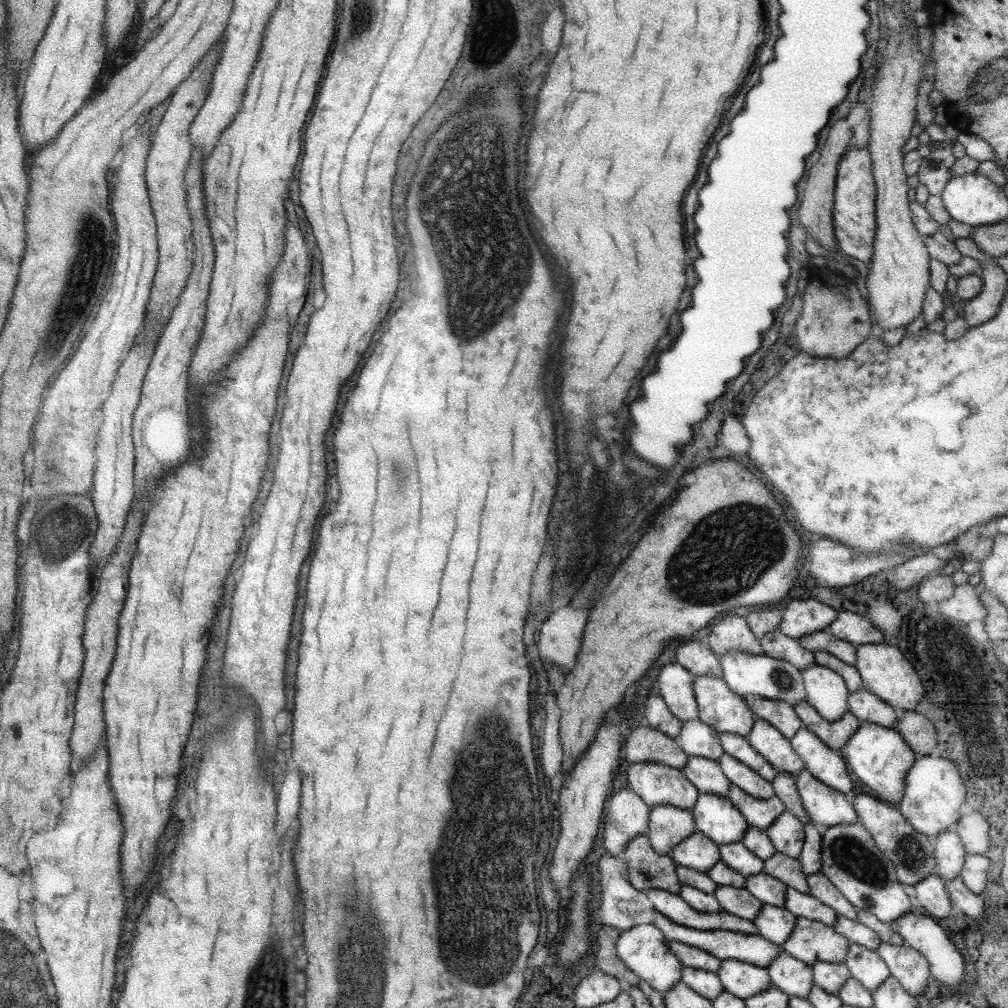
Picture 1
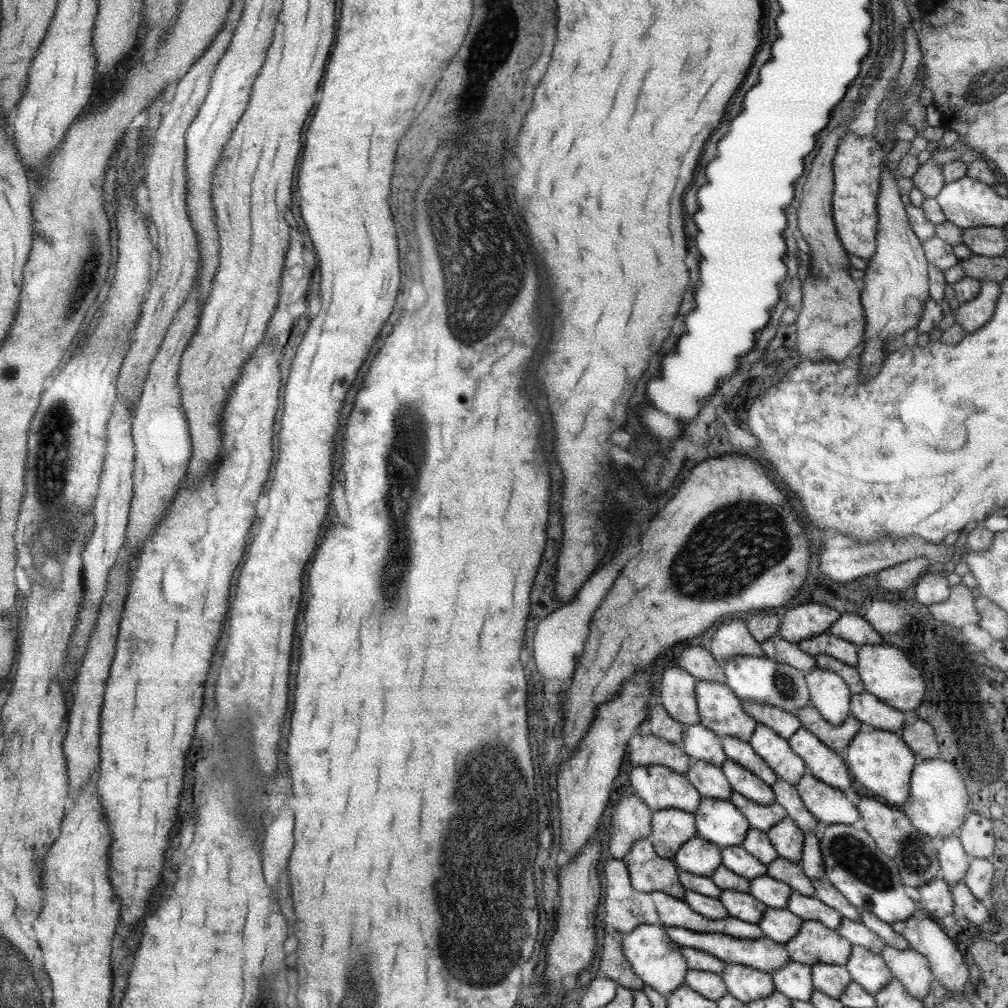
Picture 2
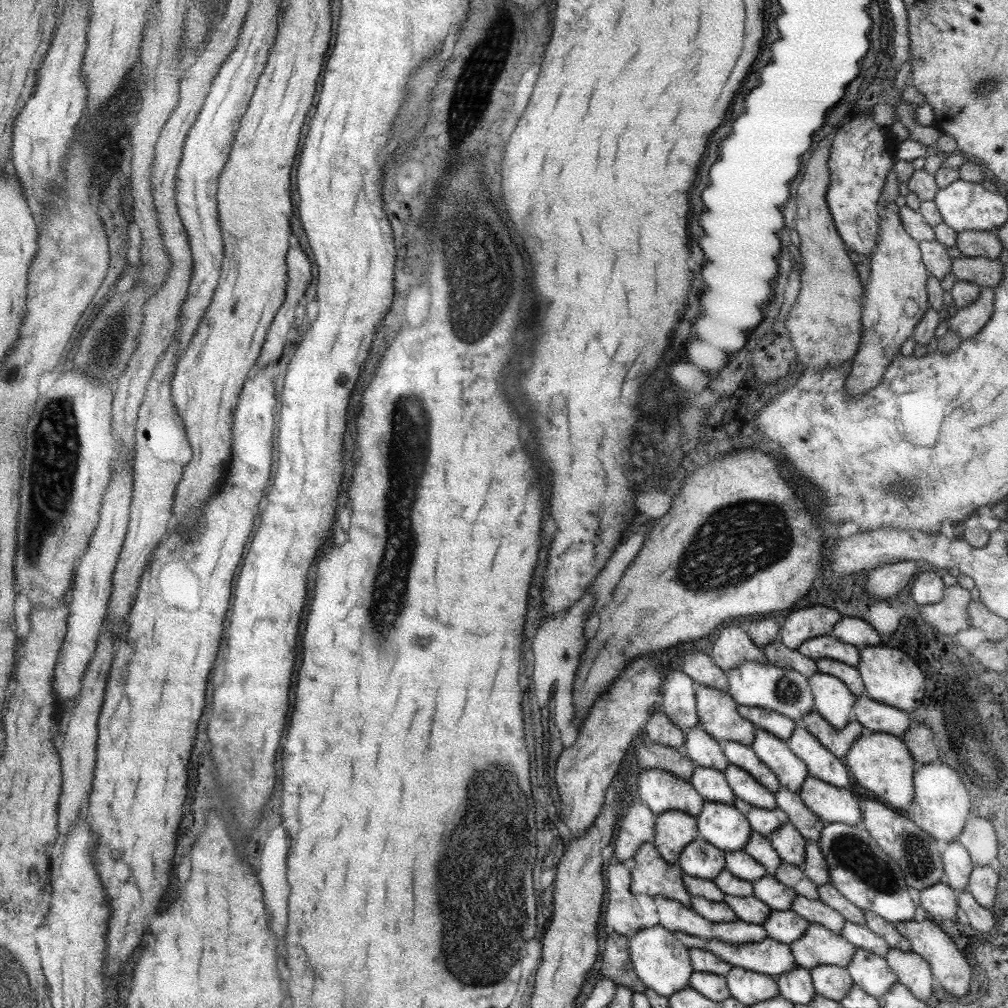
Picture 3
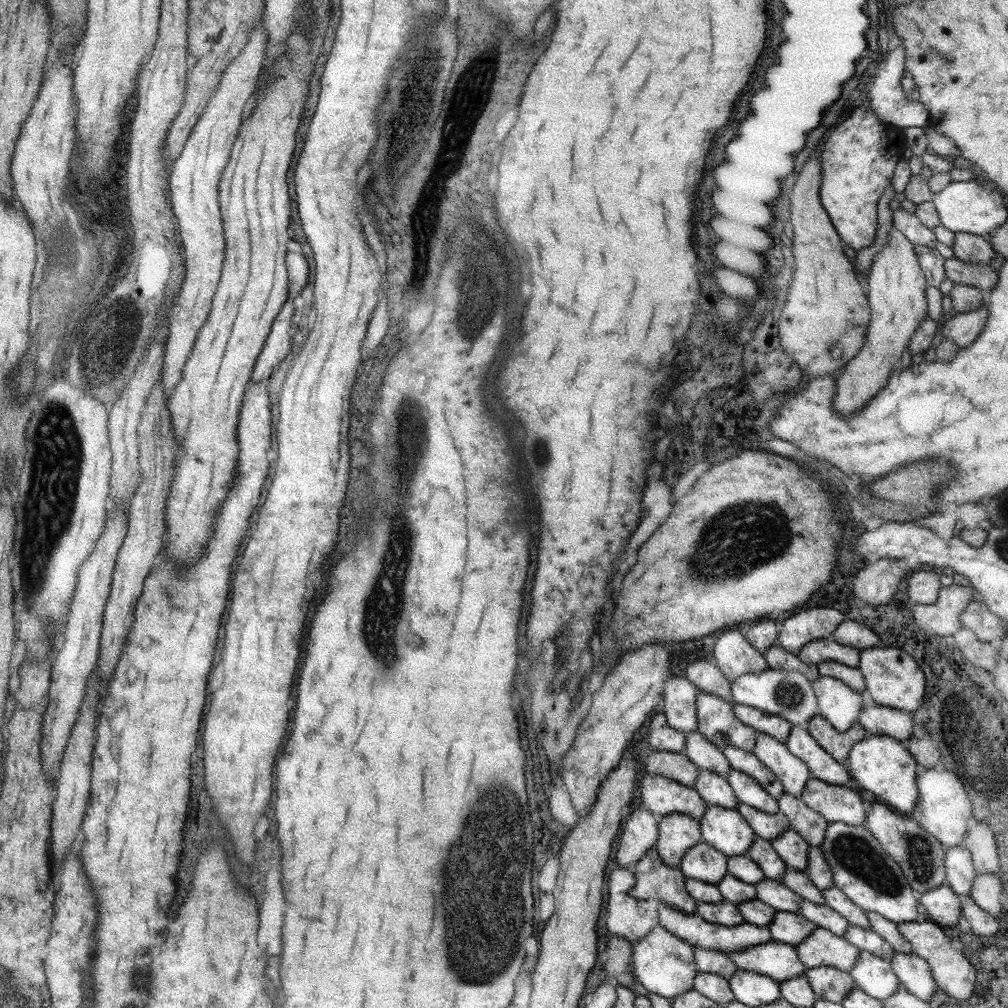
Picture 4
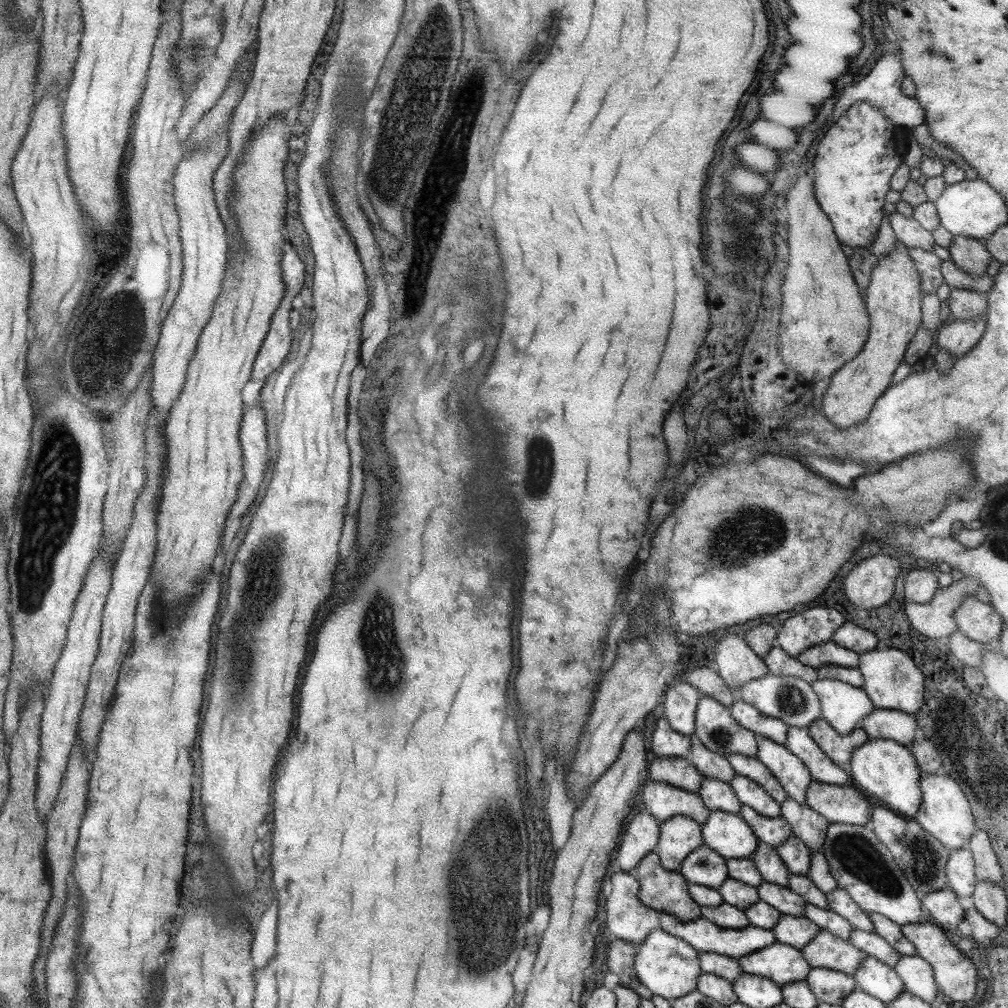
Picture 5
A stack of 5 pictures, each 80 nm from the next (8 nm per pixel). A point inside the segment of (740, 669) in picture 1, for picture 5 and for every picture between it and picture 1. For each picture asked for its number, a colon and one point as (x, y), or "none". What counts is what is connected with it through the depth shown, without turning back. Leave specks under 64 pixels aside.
2: (761, 680)
3: (785, 691)
4: (788, 694)
5: (791, 700)

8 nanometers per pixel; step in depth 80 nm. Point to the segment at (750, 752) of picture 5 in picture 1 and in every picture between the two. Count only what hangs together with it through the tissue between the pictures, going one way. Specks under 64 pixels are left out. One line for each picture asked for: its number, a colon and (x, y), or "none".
1: (723, 711)
2: (719, 710)
3: (716, 710)
4: (716, 722)

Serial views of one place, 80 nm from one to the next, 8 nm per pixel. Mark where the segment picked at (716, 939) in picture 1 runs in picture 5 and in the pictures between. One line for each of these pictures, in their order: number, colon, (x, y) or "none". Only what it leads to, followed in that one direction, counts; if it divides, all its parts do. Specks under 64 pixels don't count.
2: (762, 954)
3: (769, 957)
4: (778, 961)
5: (780, 963)

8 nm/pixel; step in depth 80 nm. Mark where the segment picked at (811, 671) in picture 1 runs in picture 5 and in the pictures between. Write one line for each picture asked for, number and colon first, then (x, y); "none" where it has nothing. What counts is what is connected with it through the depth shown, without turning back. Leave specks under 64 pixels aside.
2: (828, 694)
3: (833, 701)
4: (839, 705)
5: (842, 706)

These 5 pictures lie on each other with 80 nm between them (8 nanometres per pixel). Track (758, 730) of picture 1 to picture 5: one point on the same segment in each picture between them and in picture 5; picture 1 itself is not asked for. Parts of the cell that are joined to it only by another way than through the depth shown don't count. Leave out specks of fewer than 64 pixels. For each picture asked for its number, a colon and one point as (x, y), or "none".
2: (774, 750)
3: (790, 771)
4: (792, 773)
5: (791, 773)

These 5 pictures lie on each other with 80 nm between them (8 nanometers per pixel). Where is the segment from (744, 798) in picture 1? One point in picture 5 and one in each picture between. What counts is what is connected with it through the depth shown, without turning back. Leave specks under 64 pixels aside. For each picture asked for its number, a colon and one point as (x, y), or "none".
2: (760, 817)
3: (764, 822)
4: (768, 827)
5: (773, 831)

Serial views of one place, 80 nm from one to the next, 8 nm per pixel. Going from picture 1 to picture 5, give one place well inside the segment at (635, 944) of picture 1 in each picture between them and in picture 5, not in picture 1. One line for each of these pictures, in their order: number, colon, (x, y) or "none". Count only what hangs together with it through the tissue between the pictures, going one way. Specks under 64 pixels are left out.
2: (653, 956)
3: (661, 962)
4: (664, 964)
5: (669, 967)

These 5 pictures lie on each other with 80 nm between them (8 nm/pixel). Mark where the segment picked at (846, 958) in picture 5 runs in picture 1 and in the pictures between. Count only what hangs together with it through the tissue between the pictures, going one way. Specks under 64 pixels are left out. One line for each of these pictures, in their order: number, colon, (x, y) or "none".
1: (809, 941)
2: (813, 943)
3: (817, 945)
4: (821, 948)

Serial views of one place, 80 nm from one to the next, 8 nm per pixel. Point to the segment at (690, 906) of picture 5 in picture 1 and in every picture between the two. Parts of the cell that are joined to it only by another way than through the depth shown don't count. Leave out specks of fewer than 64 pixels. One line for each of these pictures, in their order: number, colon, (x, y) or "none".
1: (645, 869)
2: (648, 872)
3: (650, 875)
4: (653, 880)

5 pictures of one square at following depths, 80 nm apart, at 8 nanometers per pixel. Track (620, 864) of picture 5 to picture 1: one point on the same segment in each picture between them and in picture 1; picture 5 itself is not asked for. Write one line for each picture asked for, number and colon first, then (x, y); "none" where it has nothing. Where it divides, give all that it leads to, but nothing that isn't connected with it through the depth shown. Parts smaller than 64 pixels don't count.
1: (626, 816)
2: (631, 820)
3: (635, 826)
4: (638, 833)

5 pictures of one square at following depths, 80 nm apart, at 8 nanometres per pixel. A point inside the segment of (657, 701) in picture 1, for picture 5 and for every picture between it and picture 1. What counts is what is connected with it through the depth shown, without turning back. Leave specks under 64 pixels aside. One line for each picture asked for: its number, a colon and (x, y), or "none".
2: (658, 723)
3: (658, 730)
4: (661, 737)
5: (664, 741)

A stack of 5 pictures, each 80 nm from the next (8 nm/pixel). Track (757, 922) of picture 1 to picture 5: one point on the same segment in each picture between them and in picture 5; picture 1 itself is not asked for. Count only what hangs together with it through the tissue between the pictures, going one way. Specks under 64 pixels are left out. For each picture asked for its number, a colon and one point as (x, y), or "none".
2: (780, 925)
3: (784, 926)
4: (791, 928)
5: (796, 931)

